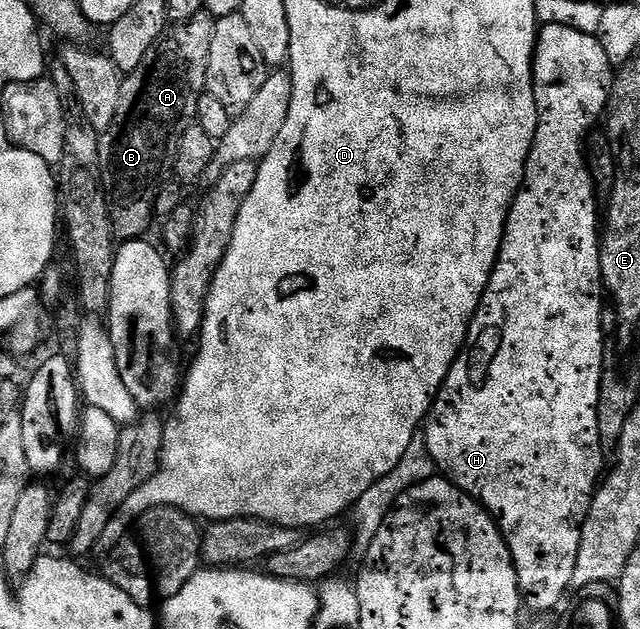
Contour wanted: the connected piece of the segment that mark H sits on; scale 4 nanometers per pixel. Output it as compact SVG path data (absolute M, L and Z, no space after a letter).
M551 23L538 32L535 41L535 100L537 101L537 133L527 158L527 168L523 174L523 185L511 203L511 212L507 215L507 224L503 230L503 244L495 262L493 273L489 277L487 291L481 297L475 319L467 331L467 342L463 350L455 358L455 364L435 398L431 412L425 420L425 434L429 453L433 457L436 468L465 494L476 499L488 511L491 518L499 524L499 532L507 542L511 551L511 559L515 562L515 572L519 578L519 590L525 596L525 603L531 607L540 607L547 611L555 607L563 599L567 587L572 586L573 569L577 565L577 553L581 545L583 522L591 508L591 498L595 496L597 484L601 479L603 467L603 451L605 445L601 441L601 433L597 425L597 409L599 408L599 390L603 380L603 312L605 310L605 292L601 277L601 261L599 260L599 241L601 238L601 215L595 212L595 191L597 184L591 177L588 156L583 156L583 142L587 134L595 127L595 122L604 118L607 110L607 98L611 96L611 80L613 78L613 60L605 53L603 43L594 34L586 35L575 27L566 27L563 23Z

